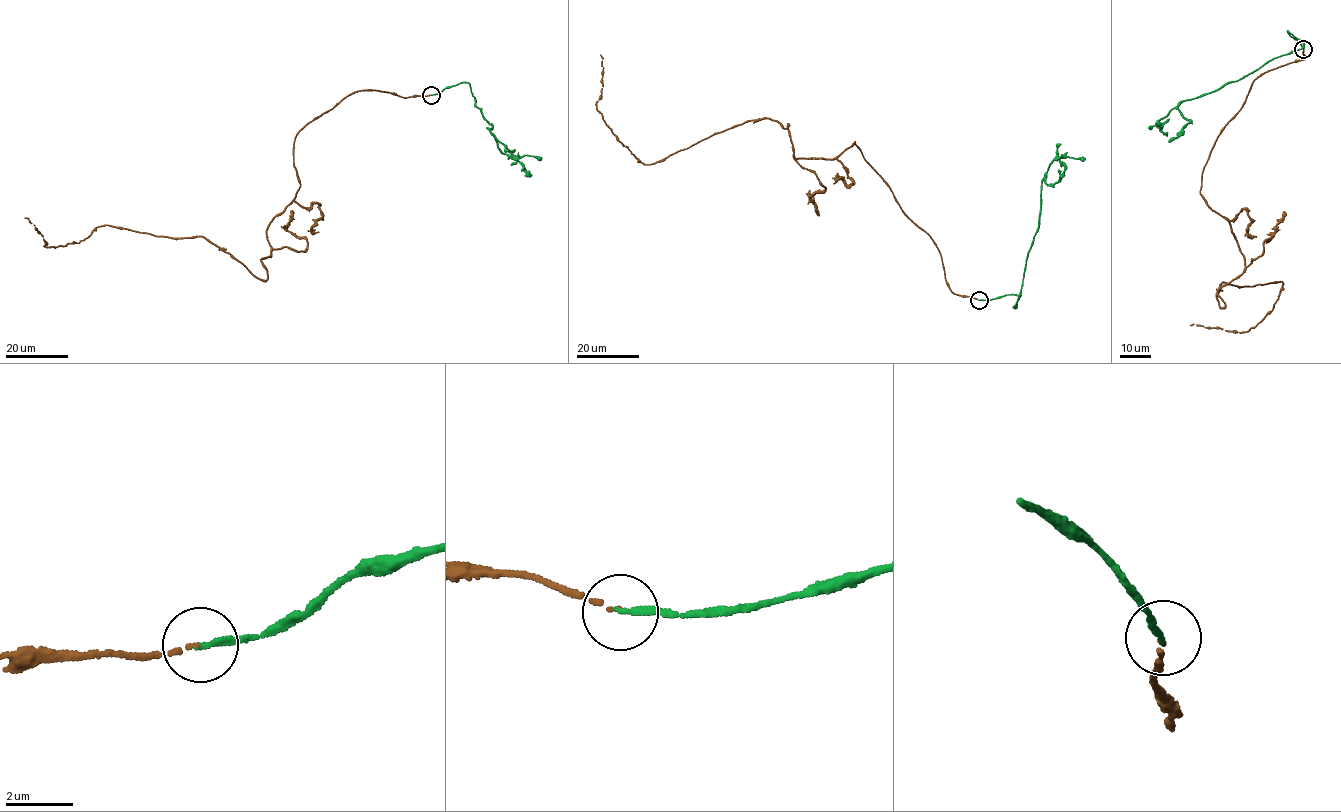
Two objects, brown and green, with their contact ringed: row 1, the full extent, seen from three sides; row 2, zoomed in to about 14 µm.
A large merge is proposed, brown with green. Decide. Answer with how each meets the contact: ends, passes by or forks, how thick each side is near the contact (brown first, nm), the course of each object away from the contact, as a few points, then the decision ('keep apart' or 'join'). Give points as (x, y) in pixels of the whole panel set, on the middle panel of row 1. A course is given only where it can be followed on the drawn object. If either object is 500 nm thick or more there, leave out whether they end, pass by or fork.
brown ends; green ends; calibres 110 and 150 nm; course brown (978, 299), (951, 291), (854, 142), (795, 159), (788, 125), (762, 118), (643, 164), (597, 109), (600, 55); course green (978, 300), (1017, 295), (1015, 307), (1041, 182), (1045, 174), (1054, 184), (1062, 161); join

